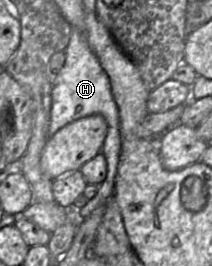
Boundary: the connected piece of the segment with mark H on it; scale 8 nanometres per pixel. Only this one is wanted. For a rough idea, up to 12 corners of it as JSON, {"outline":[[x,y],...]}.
{"outline":[[72,29],[52,84],[48,136],[101,114],[107,175],[79,210],[114,196],[120,116],[110,79],[84,32]]}

